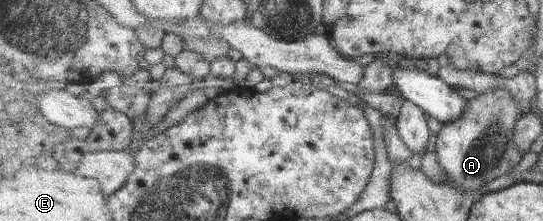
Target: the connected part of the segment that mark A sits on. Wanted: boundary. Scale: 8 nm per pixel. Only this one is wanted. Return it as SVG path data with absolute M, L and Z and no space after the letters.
M498 88L472 98L467 105L467 110L457 120L443 124L438 132L439 139L435 152L438 154L442 167L448 173L448 183L452 183L461 190L475 192L490 181L512 171L527 155L526 152L521 152L515 144L515 129L523 114L512 92Z

